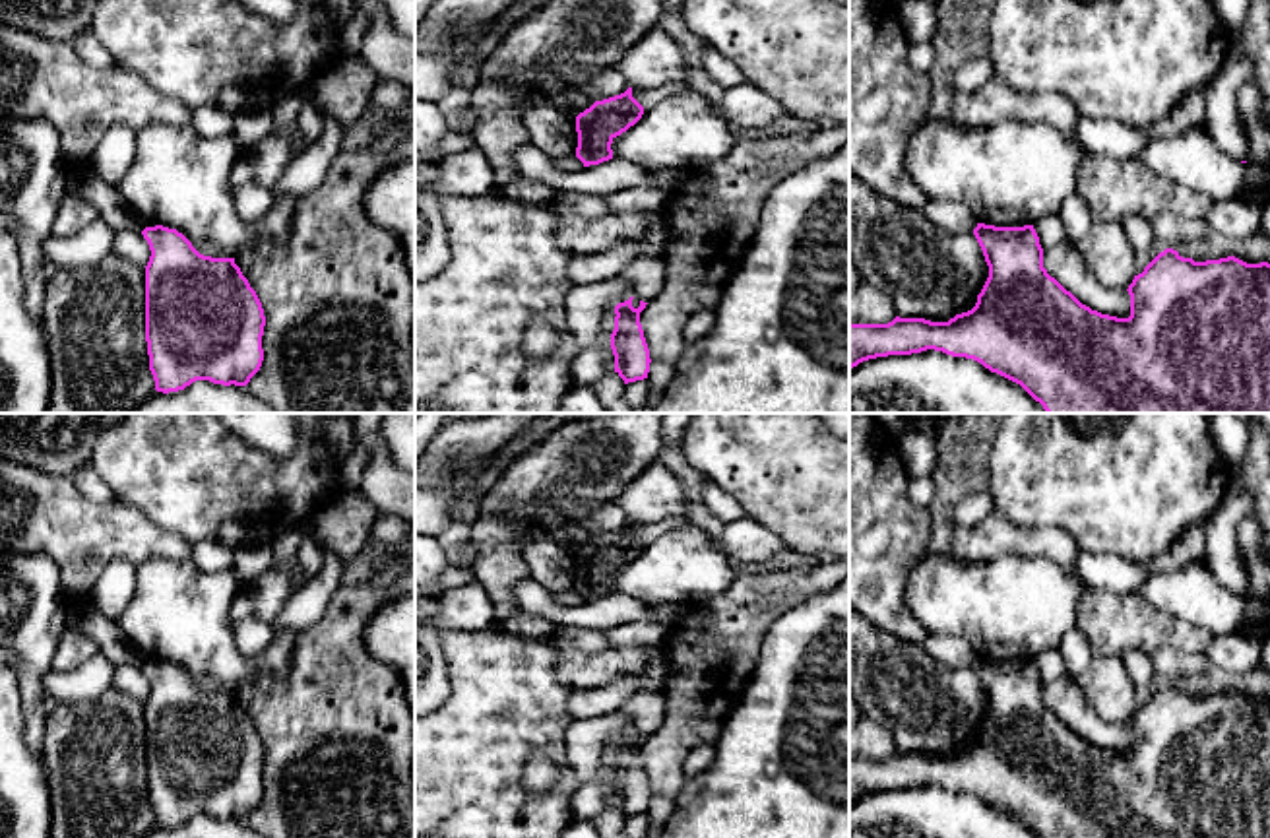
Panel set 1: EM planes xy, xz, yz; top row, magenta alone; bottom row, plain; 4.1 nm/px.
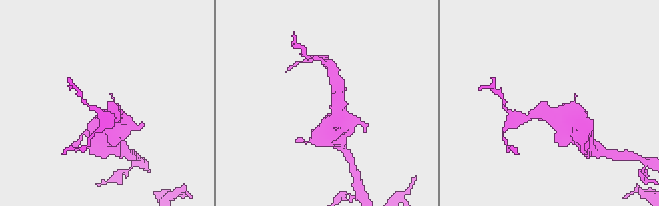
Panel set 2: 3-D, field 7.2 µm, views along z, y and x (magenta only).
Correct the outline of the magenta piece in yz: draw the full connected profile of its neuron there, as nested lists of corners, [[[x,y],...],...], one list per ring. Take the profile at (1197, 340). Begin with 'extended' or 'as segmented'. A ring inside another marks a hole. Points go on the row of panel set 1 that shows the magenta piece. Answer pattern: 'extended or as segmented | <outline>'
as segmented | [[[977,223],[973,235],[983,250],[989,266],[989,277],[977,295],[977,303],[971,310],[956,314],[948,322],[931,322],[925,318],[900,318],[896,316],[888,324],[849,324],[849,371],[863,361],[888,357],[888,355],[911,355],[927,349],[942,351],[952,357],[966,357],[981,363],[991,372],[997,372],[1016,384],[1020,384],[1035,402],[1043,405],[1047,413],[1270,413],[1270,264],[1247,264],[1235,256],[1194,262],[1183,258],[1177,250],[1165,248],[1159,252],[1142,274],[1134,275],[1128,285],[1130,316],[1117,318],[1101,314],[1082,305],[1070,291],[1066,291],[1055,277],[1043,268],[1043,248],[1033,225],[1024,227],[995,227]]]

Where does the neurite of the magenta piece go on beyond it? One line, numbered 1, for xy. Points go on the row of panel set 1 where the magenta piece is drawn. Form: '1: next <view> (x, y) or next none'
1: next none

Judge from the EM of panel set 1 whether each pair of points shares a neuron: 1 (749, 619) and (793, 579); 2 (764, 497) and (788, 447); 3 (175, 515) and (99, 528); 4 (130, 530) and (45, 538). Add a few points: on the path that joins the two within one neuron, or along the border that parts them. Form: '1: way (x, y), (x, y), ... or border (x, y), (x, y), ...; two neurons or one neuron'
1: way (761, 608), (782, 590); one neuron
2: way (776, 485), (782, 480), (782, 458); one neuron
3: border (117, 499), (189, 542); two neurons
4: way (109, 530), (66, 532); one neuron

